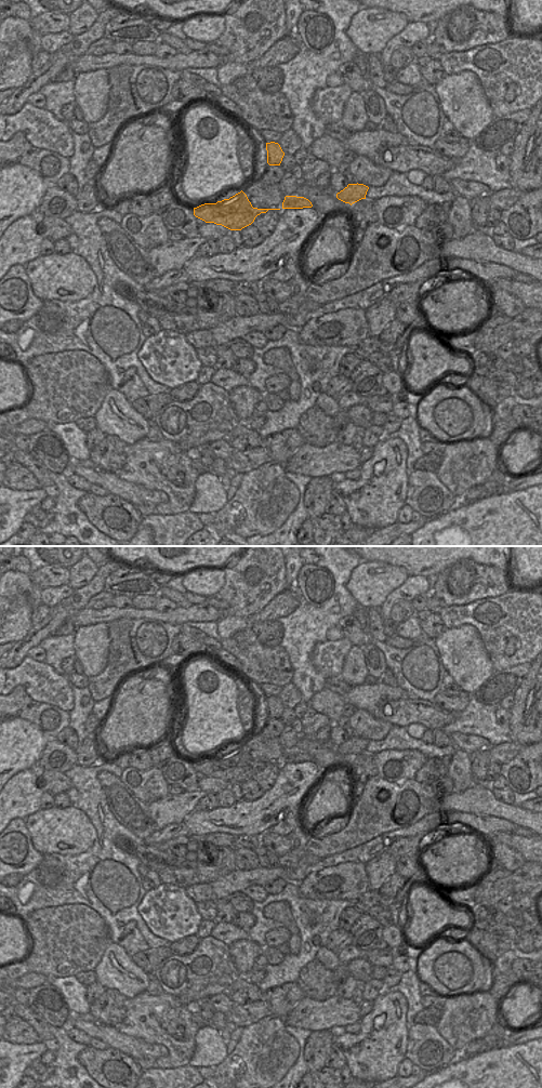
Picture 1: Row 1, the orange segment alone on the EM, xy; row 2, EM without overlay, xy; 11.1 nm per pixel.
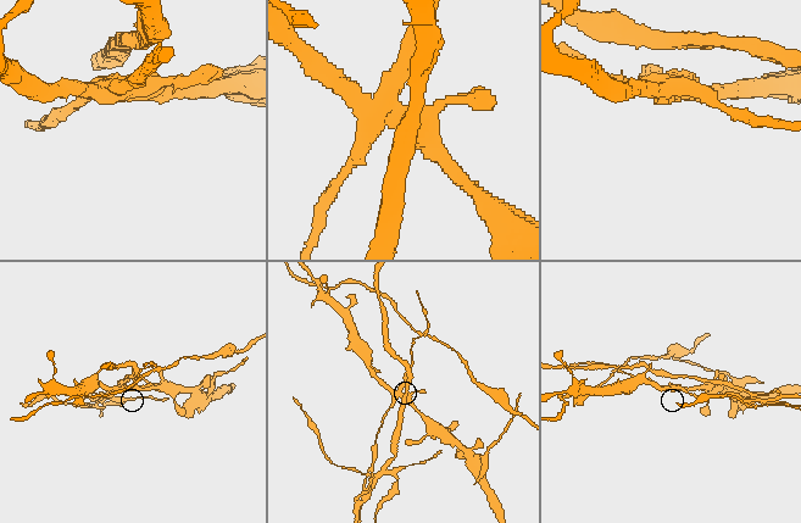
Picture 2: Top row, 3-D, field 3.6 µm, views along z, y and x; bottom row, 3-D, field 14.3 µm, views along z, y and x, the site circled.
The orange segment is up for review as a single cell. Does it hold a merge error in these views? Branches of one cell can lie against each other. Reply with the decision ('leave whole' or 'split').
split

